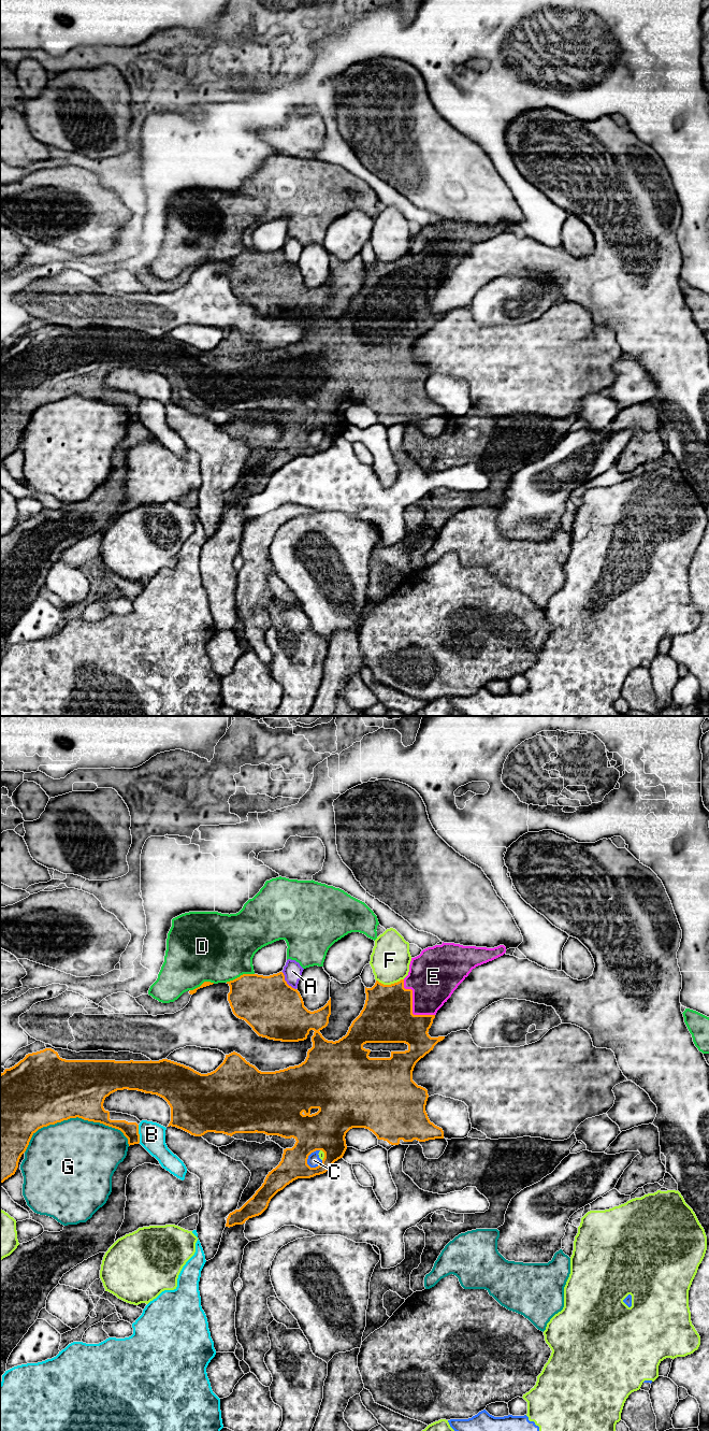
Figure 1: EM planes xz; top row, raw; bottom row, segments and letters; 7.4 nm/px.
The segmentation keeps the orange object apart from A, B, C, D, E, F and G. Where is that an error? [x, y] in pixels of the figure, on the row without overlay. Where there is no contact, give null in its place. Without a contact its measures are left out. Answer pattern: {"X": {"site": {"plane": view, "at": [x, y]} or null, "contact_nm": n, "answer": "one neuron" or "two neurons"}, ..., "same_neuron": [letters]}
{"A": {"site": {"plane": "xz", "at": [286, 259]}, "contact_nm": 170, "answer": "two neurons"}, "B": {"site": {"plane": "xz", "at": [138, 411]}, "contact_nm": 140, "answer": "two neurons"}, "C": {"site": {"plane": "xz", "at": [307, 434]}, "contact_nm": 160, "answer": "two neurons"}, "D": {"site": {"plane": "xz", "at": [241, 253]}, "contact_nm": 220, "answer": "two neurons"}, "E": {"site": {"plane": "xz", "at": [411, 283]}, "contact_nm": 360, "answer": "one neuron"}, "F": {"site": {"plane": "xz", "at": [389, 262]}, "contact_nm": 200, "answer": "two neurons"}, "G": {"site": {"plane": "xz", "at": [74, 395]}, "contact_nm": 800, "answer": "two neurons"}, "same_neuron": ["E"]}

